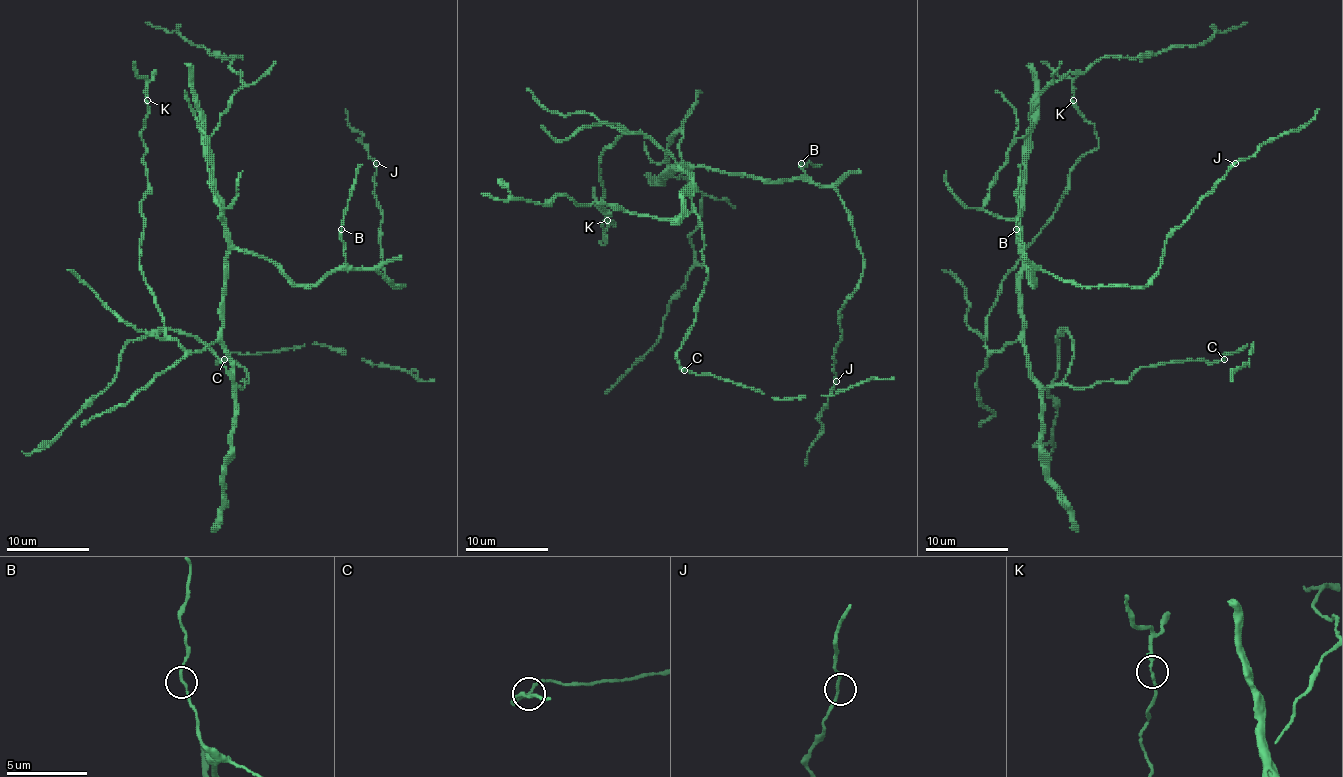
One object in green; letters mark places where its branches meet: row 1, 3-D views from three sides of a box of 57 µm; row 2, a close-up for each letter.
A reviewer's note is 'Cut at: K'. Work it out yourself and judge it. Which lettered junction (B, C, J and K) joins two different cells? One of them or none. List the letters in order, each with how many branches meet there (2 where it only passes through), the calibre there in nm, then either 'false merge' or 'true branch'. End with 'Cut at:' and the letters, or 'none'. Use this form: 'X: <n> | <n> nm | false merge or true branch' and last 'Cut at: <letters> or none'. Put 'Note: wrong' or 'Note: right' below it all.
B: 2 | 160 nm | true branch
C: 2 | 160 nm | true branch
J: 2 | 160 nm | true branch
K: 2 | 150 nm | true branch
Cut at: none
Note: wrong

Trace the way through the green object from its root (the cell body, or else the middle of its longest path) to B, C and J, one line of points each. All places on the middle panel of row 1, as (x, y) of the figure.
B: (685, 169), (706, 167), (725, 173), (745, 173), (766, 181), (791, 181), (805, 175), (801, 163)
C: (685, 169), (692, 177), (692, 204), (702, 229), (708, 280), (696, 321), (677, 352), (683, 371)
J: (685, 169), (706, 167), (766, 181), (811, 179), (838, 194), (863, 255), (863, 276), (840, 311), (836, 381)

